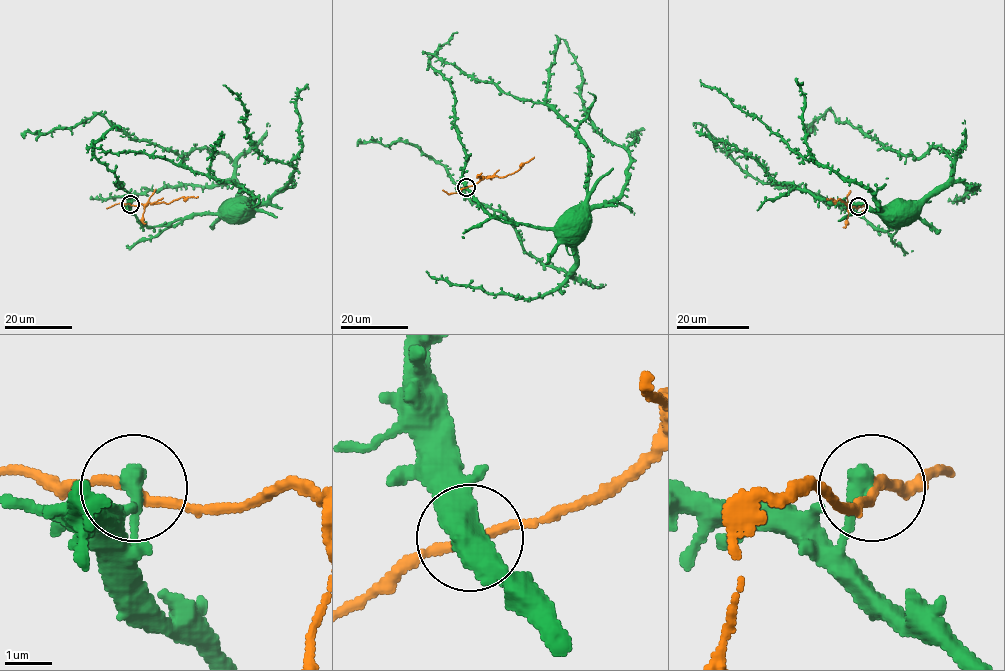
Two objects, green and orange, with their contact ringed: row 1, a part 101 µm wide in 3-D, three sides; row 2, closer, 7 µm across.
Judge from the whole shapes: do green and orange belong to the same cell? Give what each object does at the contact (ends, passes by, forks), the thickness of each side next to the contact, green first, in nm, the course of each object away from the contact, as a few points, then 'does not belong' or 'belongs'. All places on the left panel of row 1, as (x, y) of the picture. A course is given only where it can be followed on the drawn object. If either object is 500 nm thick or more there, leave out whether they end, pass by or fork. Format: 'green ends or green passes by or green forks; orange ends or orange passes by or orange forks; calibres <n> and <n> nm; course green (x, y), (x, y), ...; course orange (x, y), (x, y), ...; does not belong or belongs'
green ends; orange passes by; calibres 400 and 200 nm; course green (130, 204), (130, 211), (140, 222), (156, 226), (169, 225), (197, 215), (218, 214), (234, 203); course orange (130, 204), (170, 203), (182, 197), (198, 196); does not belong

